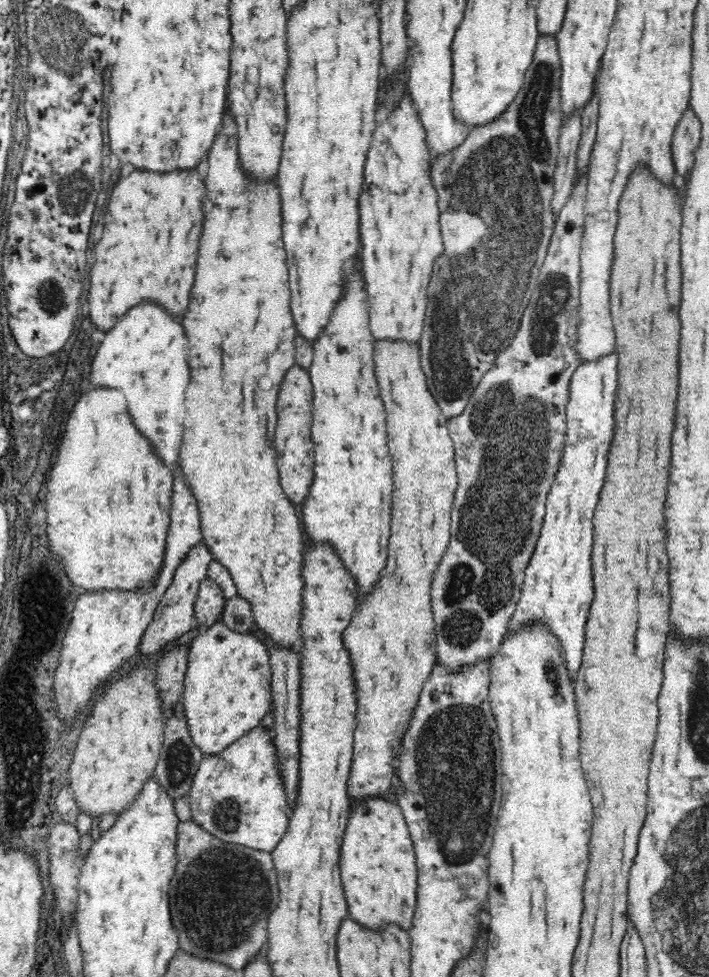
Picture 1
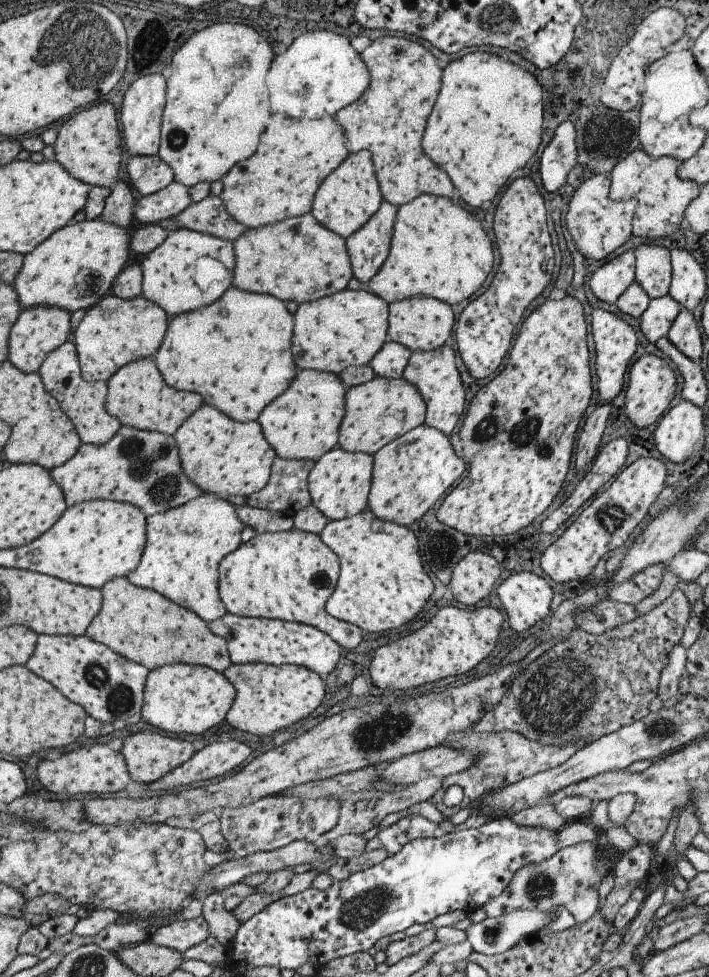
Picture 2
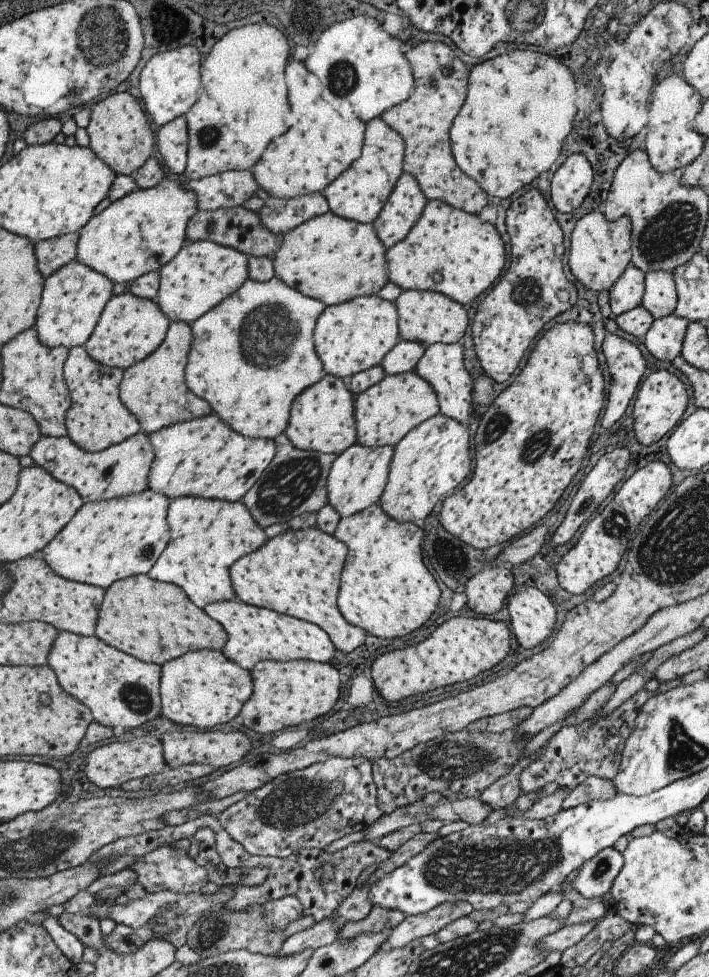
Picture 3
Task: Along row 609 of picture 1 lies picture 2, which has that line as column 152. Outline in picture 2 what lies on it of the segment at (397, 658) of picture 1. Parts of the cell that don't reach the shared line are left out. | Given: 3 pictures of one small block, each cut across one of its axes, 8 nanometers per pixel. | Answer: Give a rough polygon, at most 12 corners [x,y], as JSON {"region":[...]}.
{"region":[[154,357],[109,378],[122,425],[173,436],[205,404],[168,386]]}

